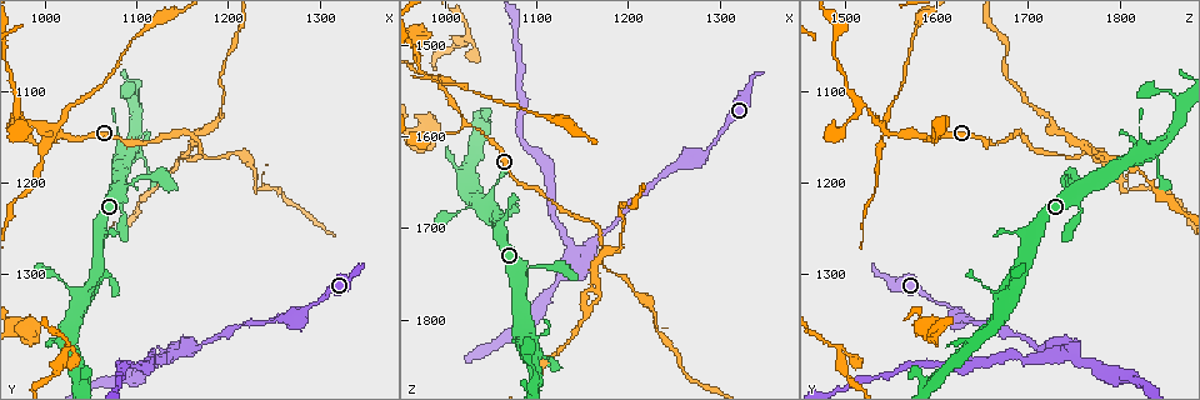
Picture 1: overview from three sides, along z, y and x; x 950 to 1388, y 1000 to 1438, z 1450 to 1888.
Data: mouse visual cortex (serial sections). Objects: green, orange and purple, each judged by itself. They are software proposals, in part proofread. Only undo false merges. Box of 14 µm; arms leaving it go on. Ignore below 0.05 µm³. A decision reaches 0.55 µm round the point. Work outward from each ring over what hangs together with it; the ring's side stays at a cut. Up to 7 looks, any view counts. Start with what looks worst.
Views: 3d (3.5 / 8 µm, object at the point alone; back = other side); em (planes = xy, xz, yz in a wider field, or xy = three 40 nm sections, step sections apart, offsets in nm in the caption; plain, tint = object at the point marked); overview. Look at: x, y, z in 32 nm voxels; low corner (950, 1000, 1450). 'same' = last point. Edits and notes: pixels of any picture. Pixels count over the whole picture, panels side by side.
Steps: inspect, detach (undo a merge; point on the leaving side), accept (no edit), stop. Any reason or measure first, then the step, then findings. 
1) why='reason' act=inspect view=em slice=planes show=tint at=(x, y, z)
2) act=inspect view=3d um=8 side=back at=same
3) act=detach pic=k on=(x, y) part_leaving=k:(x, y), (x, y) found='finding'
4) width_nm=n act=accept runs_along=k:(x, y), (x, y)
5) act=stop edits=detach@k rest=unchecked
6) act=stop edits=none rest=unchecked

why='looks like a crossing' act=inspect view=3d um=3.5 at=(995, 1145, 1545)

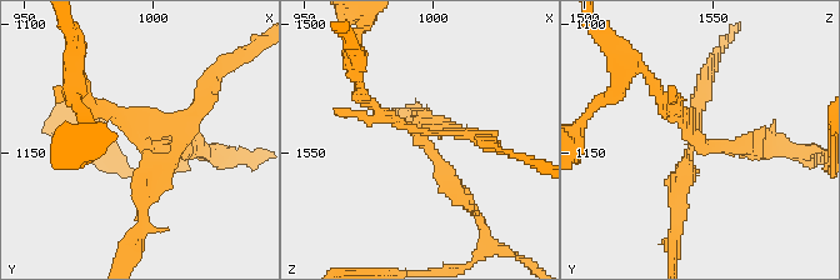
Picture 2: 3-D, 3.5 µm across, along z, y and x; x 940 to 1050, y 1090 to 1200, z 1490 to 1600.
arms=4 arm_widths_nm=150,200,250,250 act=inspect view=em slice=xy step=3 show=tint at=(995, 1145, 1544)

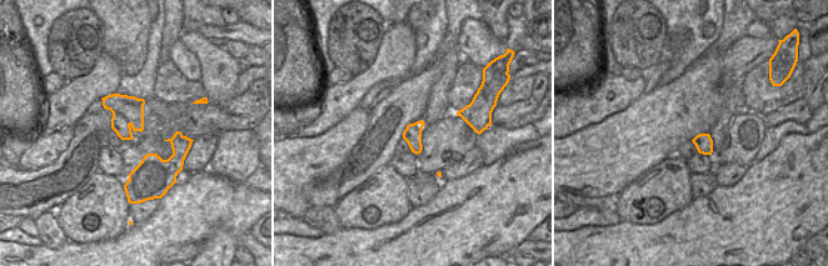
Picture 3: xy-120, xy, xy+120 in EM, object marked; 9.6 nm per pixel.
why='cut it another way' act=inspect view=em slice=xy step=2 show=tint at=same

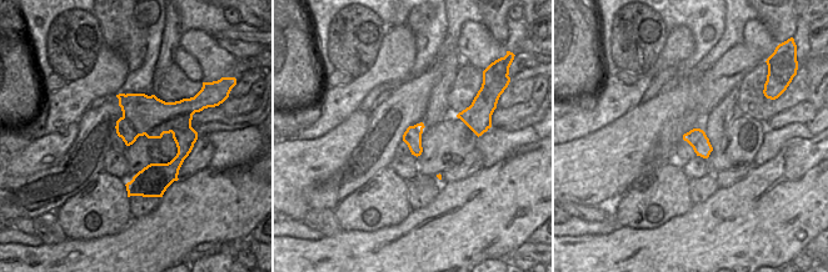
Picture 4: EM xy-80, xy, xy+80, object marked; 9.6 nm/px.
width_nm=170 act=detach pic=2 on=(188, 124) part_leaving=2:(145, 131), (180, 124), (230, 58) found='two cells meet here'

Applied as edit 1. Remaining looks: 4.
why='see it whole again' act=inspect view=overview

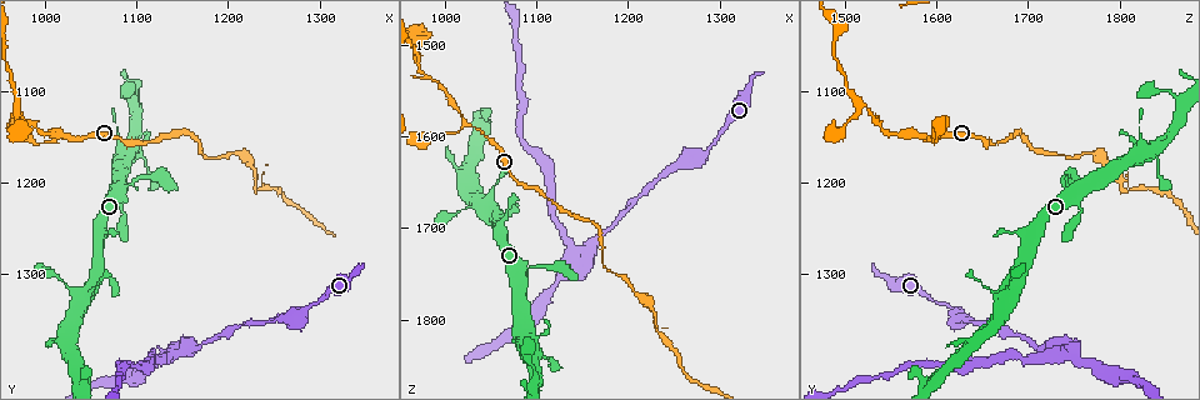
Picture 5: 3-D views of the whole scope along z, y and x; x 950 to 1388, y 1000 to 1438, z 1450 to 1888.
why='abrupt turn' act=inspect view=3d um=3.5 at=(1230, 1210, 1805)

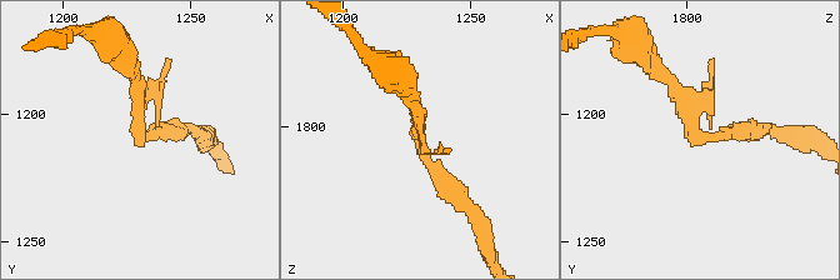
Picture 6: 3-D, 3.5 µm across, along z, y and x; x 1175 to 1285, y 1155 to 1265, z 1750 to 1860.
arm_widths_nm=200,200 act=inspect view=em slice=xy step=1 show=tint at=(1229, 1208, 1804)

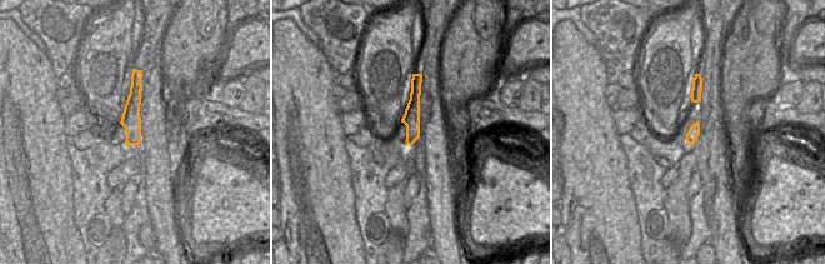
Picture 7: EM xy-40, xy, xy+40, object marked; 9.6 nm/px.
act=accept runs_along=6:(656, 69), (698, 138), (765, 126) found='one cell here'

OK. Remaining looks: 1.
act=stop edits=detach@2 rest=unchecked

